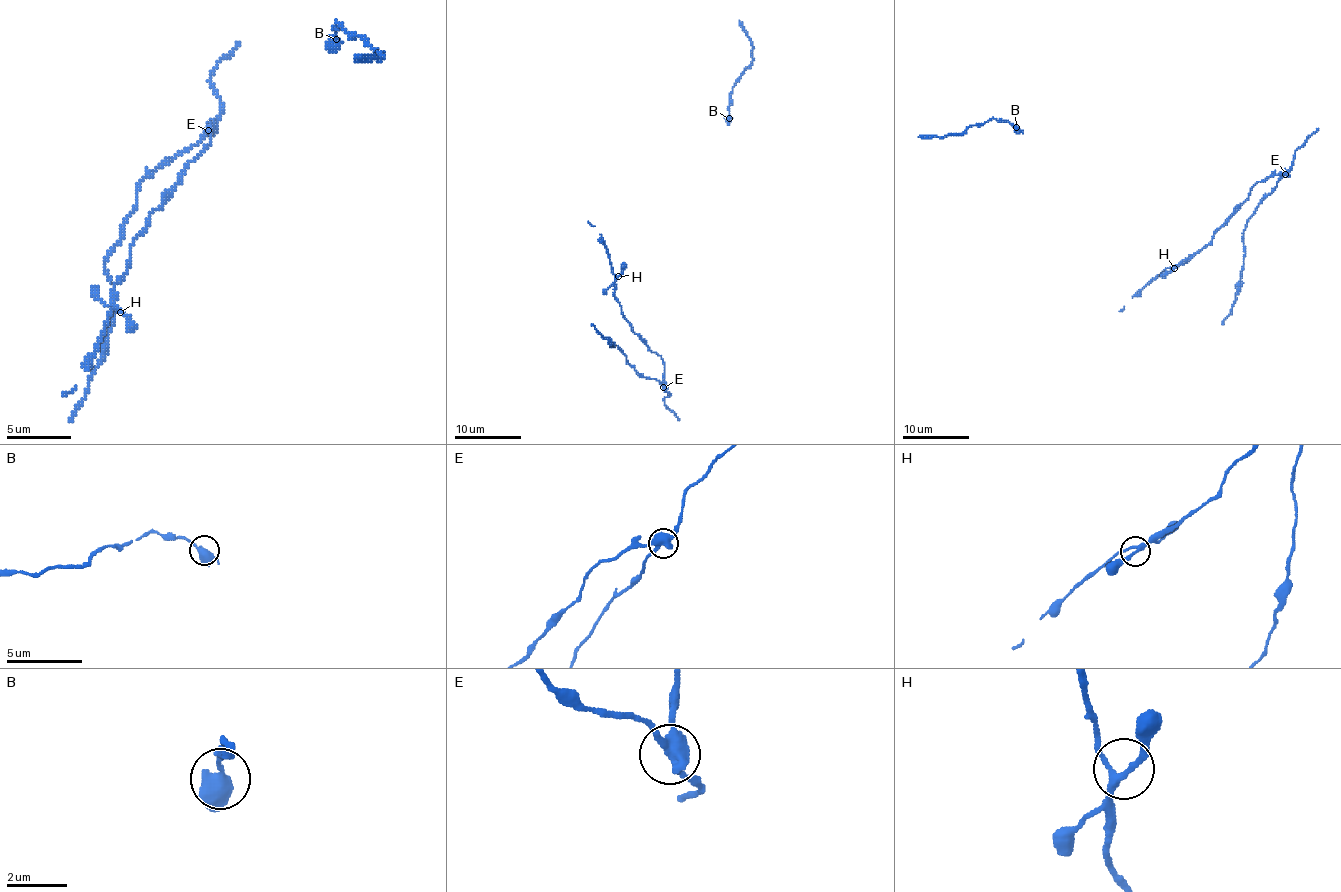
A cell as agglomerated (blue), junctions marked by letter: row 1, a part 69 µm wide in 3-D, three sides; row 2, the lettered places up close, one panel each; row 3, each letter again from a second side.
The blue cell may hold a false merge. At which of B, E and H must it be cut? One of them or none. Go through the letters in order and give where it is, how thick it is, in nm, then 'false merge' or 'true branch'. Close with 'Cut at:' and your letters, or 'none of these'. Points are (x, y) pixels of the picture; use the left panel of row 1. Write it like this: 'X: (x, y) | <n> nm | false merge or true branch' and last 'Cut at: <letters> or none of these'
B: (336, 39) | 400 nm | true branch
E: (208, 130) | 420 nm | false merge
H: (120, 312) | 200 nm | true branch
Cut at: E

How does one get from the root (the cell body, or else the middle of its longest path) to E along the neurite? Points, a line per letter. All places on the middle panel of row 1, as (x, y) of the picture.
E: (618, 277), (614, 297), (631, 329), (661, 357), (664, 365), (663, 387)

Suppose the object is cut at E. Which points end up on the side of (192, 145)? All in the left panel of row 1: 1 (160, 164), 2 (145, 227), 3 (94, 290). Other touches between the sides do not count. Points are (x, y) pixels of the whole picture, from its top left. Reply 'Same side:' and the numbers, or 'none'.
Same side: 1

